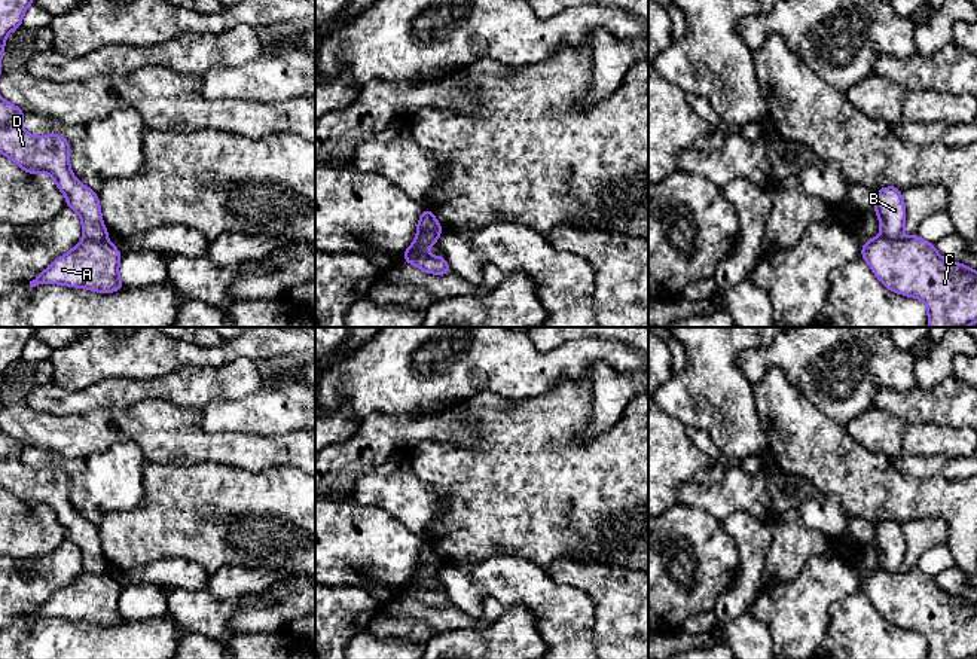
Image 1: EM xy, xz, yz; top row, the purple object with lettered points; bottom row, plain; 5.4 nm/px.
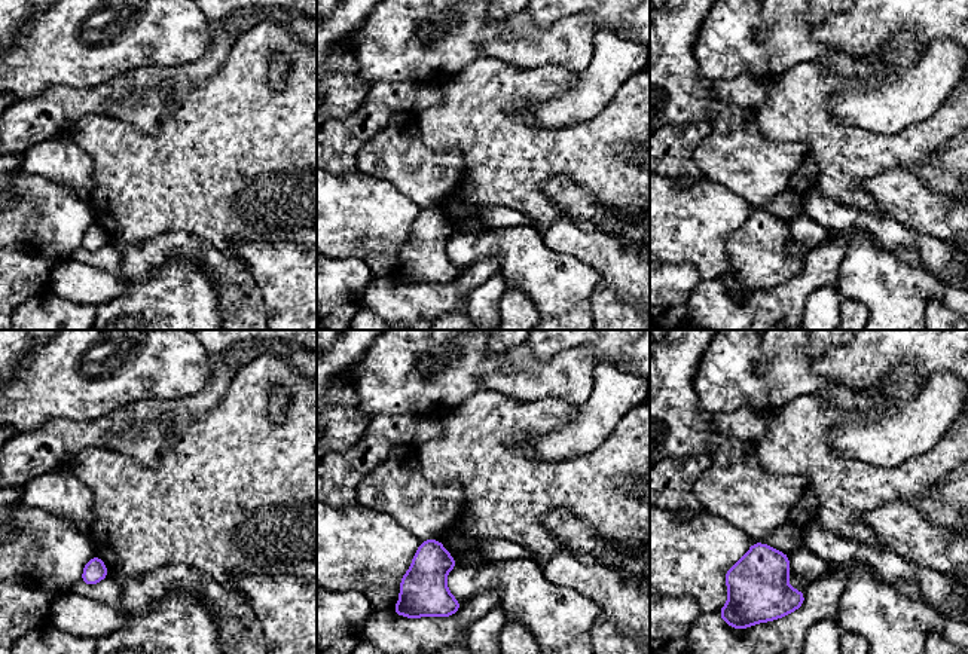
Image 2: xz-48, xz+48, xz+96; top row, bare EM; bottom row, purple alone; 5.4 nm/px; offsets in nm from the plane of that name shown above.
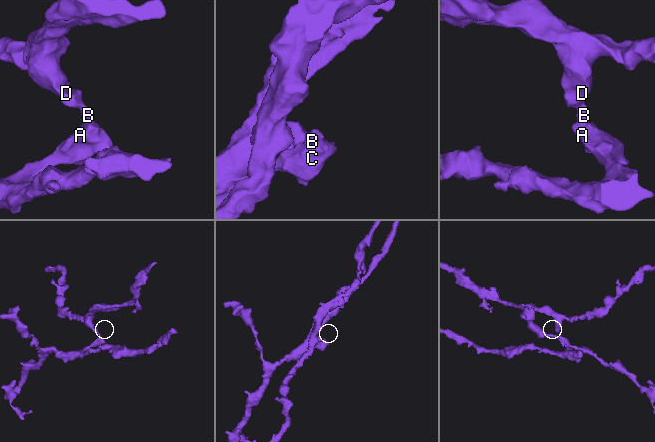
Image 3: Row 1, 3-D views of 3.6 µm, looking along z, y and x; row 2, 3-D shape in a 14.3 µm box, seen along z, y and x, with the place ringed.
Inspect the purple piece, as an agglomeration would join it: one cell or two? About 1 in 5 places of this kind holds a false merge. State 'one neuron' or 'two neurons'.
two neurons

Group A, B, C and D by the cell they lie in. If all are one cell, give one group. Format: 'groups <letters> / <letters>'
groups A C / B D

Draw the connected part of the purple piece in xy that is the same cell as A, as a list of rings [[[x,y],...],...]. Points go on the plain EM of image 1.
[[[83,571],[68,586],[55,592],[40,608],[30,614],[30,620],[62,617],[100,626],[113,626],[126,619],[119,611],[120,592],[122,585],[107,571],[100,574]]]

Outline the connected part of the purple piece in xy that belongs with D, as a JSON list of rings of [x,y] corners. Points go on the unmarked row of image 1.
[[[0,428],[0,486],[28,507],[49,507],[65,528],[67,540],[82,552],[83,571],[109,570],[97,525],[80,516],[70,503],[70,475],[61,467],[36,470],[22,461],[24,443]]]

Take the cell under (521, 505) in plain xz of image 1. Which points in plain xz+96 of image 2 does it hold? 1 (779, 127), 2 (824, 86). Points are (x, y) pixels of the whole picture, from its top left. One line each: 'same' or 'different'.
1: same
2: same

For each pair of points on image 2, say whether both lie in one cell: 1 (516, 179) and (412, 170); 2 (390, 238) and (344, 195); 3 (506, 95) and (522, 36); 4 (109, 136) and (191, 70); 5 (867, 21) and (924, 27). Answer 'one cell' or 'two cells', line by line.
1: two cells
2: one cell
3: two cells
4: two cells
5: one cell

